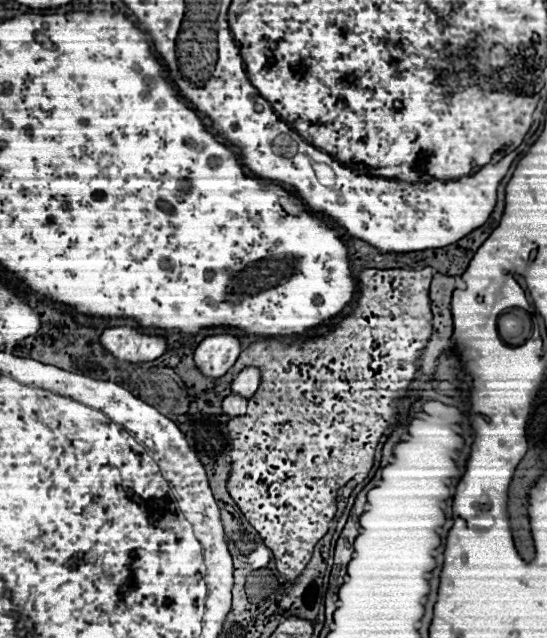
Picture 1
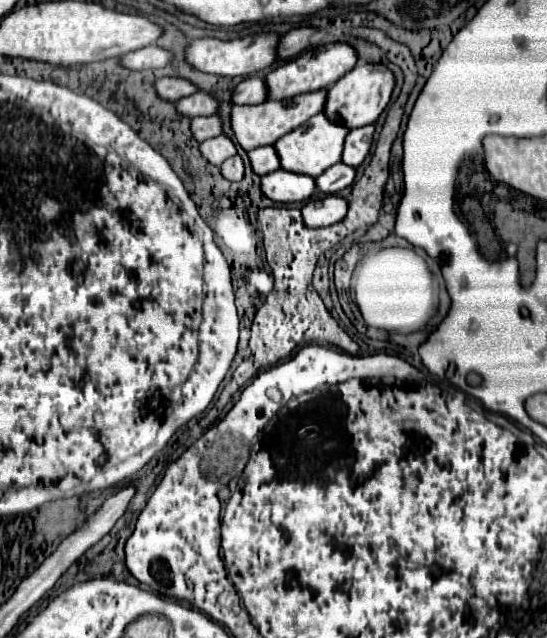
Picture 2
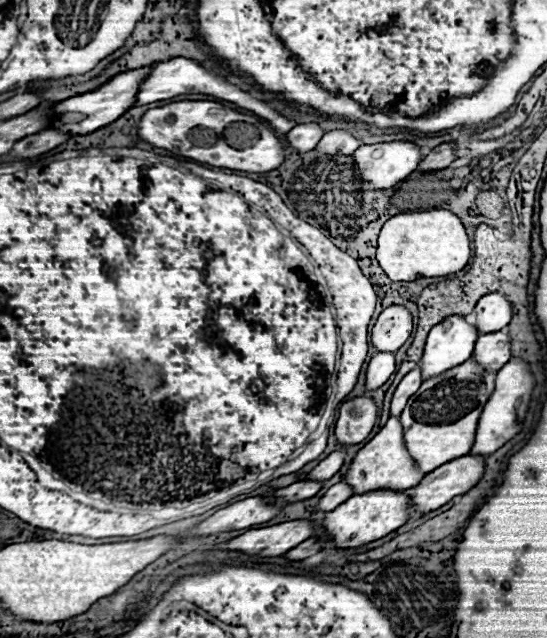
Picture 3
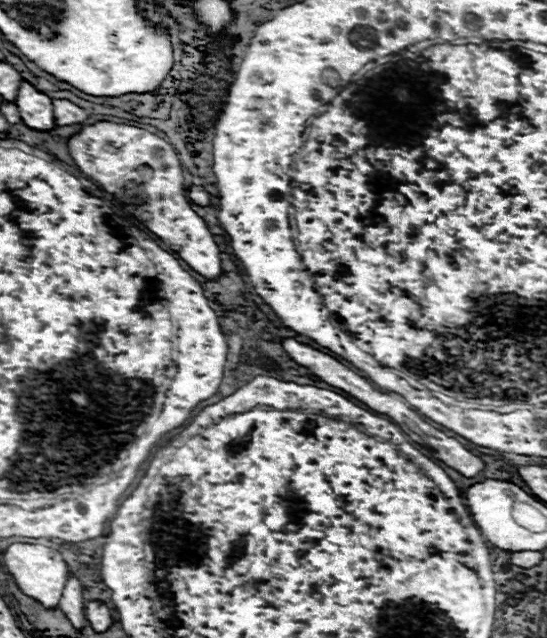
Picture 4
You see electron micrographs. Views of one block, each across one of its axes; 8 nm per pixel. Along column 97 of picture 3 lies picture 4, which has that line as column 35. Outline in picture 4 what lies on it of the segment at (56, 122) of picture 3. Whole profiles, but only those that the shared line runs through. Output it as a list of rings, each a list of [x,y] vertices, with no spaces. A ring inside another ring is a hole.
[[[22,82],[20,90],[18,90],[18,98],[16,98],[16,106],[22,114],[22,122],[26,122],[26,126],[30,126],[32,130],[52,130],[54,124],[54,106],[52,100],[38,92],[30,82]]]

